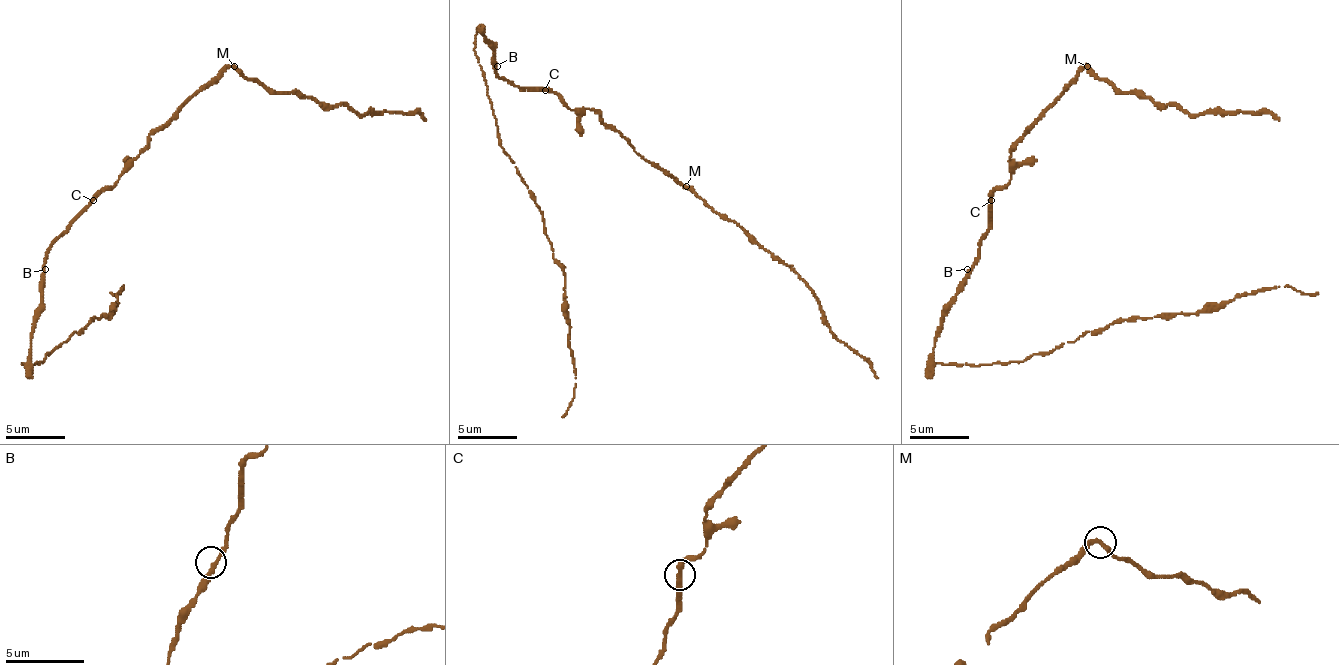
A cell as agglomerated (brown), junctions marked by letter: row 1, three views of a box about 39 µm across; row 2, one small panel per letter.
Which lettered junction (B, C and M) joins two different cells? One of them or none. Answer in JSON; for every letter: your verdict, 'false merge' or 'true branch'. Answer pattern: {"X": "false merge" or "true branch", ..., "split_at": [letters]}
{"B": "true branch", "C": "true branch", "M": "true branch", "split_at": []}

